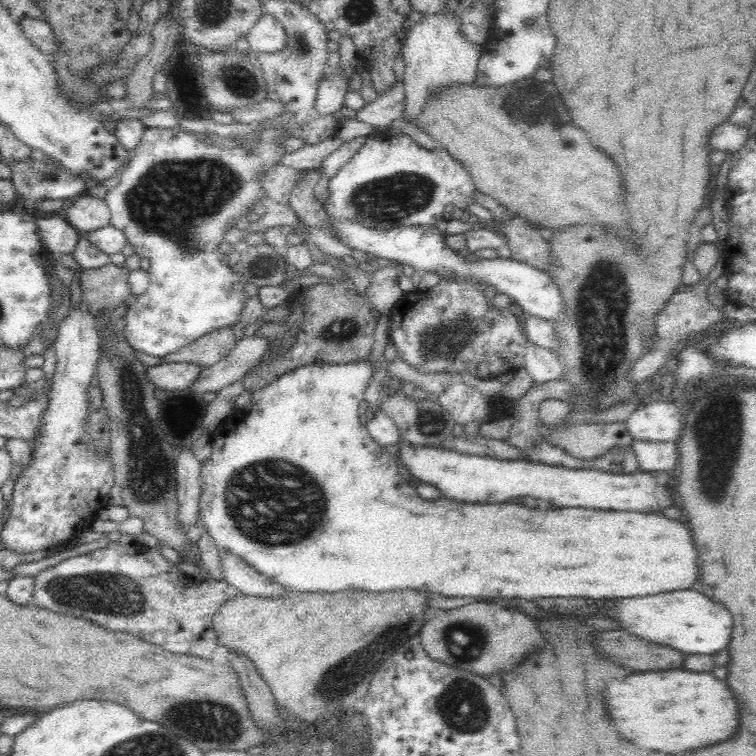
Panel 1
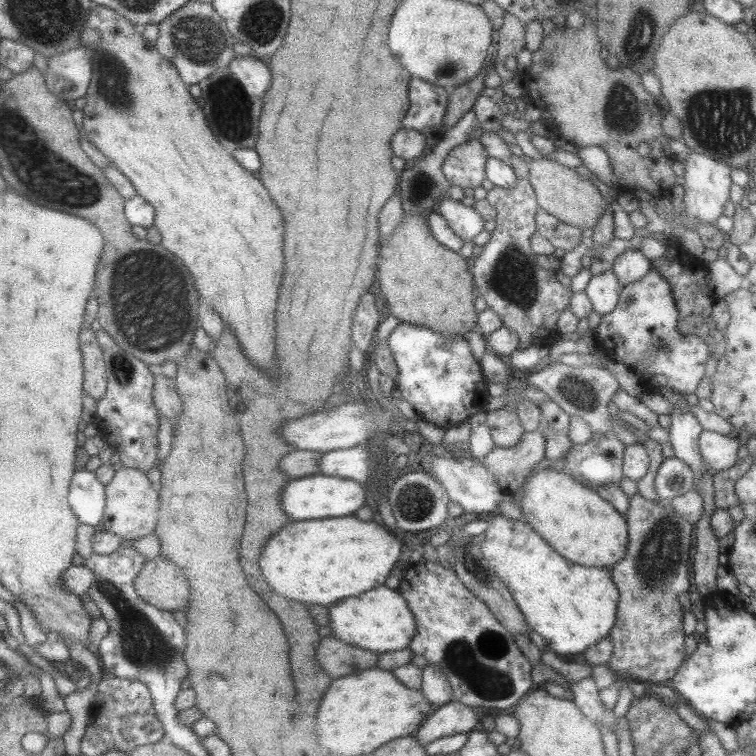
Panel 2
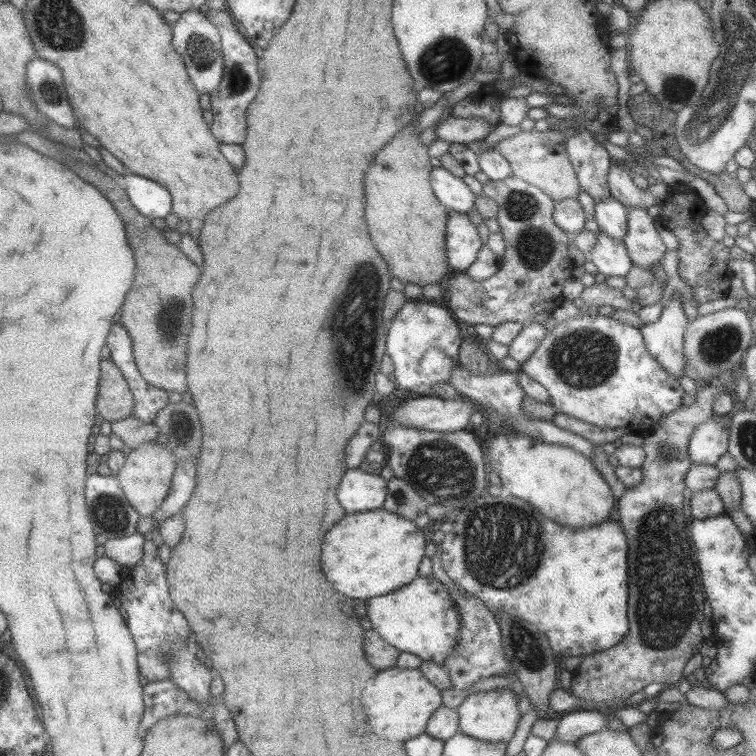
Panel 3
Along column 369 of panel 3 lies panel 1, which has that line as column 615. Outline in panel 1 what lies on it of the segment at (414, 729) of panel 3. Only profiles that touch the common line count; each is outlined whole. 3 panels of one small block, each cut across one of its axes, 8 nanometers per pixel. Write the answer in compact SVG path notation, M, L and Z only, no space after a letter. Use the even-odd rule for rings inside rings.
M684 668L632 674L622 682L612 682L606 694L606 704L610 706L614 722L620 724L622 736L642 748L660 752L692 752L704 746L714 746L732 738L740 726L741 704L736 702L736 696L732 696L728 683L717 679L711 672L694 672Z

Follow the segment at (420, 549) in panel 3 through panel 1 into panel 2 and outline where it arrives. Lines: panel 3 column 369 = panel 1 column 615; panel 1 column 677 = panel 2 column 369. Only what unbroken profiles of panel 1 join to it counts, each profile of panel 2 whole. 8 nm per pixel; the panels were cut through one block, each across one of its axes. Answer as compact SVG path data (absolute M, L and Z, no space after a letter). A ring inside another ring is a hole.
M345 516L282 526L268 540L260 568L266 582L286 598L310 604L334 604L386 585L390 572L403 559L402 540L394 531L373 521Z

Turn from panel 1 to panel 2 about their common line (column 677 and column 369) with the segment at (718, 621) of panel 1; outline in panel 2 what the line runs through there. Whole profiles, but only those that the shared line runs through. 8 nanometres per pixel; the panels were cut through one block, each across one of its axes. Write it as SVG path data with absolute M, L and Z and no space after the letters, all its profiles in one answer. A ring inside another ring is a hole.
M383 585L328 606L332 636L345 644L376 653L405 650L416 636L416 620L402 594Z

